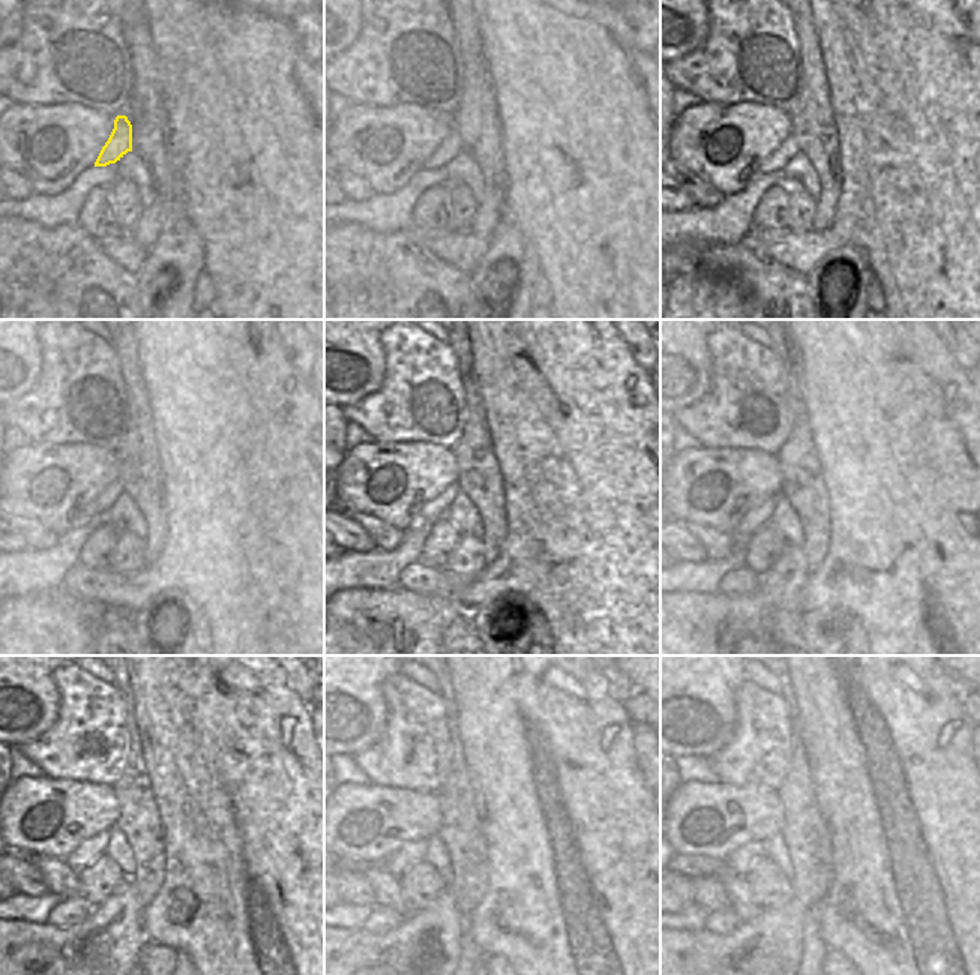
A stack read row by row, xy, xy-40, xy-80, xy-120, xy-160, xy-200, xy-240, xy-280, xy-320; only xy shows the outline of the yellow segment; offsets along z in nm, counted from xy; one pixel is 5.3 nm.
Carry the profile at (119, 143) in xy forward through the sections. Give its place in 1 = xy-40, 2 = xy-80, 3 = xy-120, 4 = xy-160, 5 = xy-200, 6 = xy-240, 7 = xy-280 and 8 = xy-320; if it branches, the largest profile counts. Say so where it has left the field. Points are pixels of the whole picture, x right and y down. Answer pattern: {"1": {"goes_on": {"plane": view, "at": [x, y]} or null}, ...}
{"1": {"goes_on": {"plane": "xy-40", "at": [452, 144]}}, "2": {"goes_on": {"plane": "xy-80", "at": [788, 149]}}, "3": {"goes_on": {"plane": "xy-120", "at": [105, 500]}}, "4": {"goes_on": {"plane": "xy-160", "at": [438, 506]}}, "5": {"goes_on": {"plane": "xy-200", "at": [758, 518]}}, "6": {"goes_on": {"plane": "xy-240", "at": [86, 854]}}, "7": {"goes_on": {"plane": "xy-280", "at": [414, 852]}}, "8": {"goes_on": {"plane": "xy-320", "at": [739, 861]}}}

